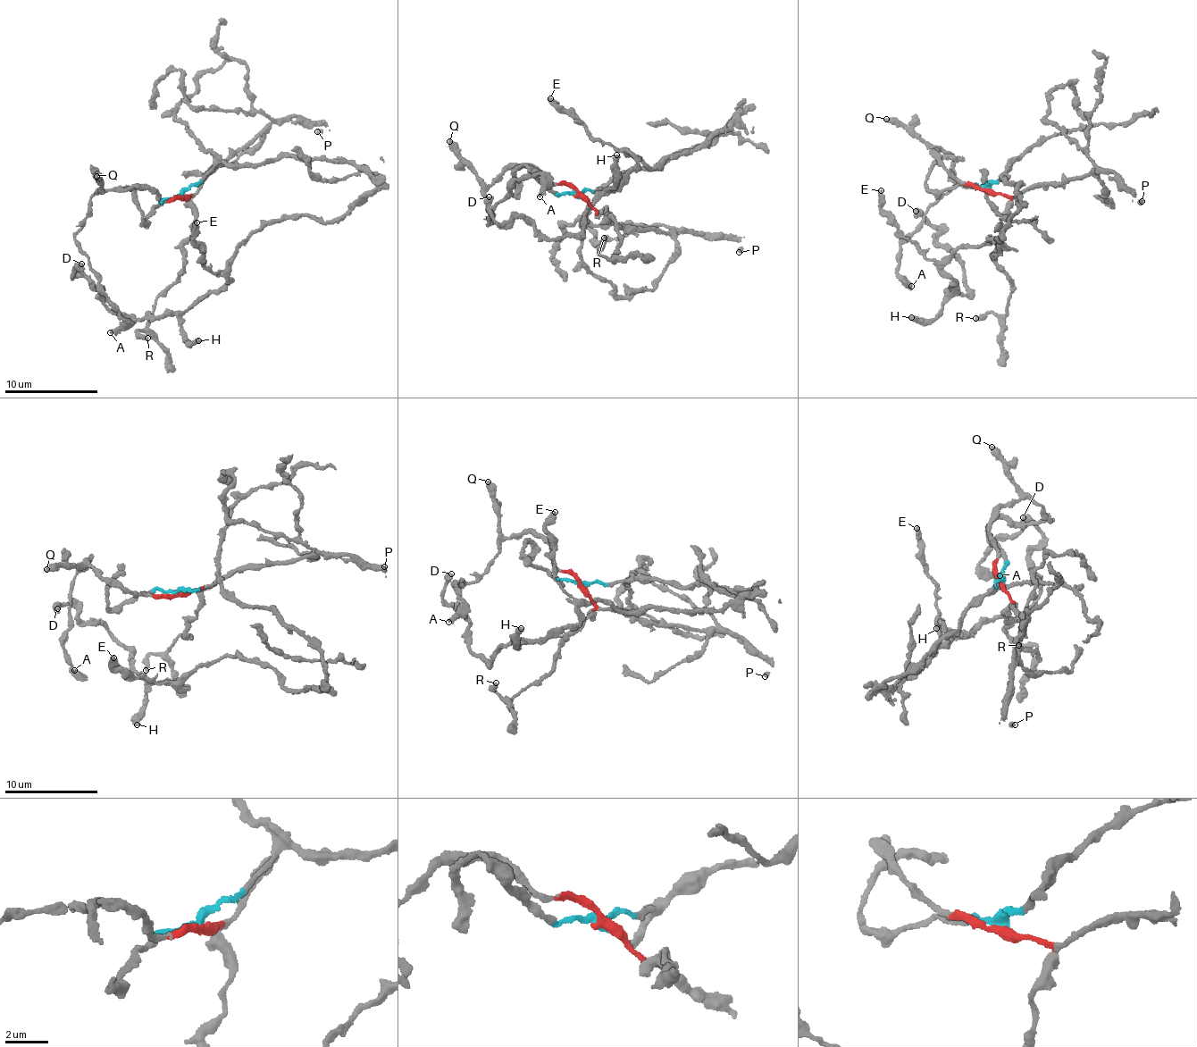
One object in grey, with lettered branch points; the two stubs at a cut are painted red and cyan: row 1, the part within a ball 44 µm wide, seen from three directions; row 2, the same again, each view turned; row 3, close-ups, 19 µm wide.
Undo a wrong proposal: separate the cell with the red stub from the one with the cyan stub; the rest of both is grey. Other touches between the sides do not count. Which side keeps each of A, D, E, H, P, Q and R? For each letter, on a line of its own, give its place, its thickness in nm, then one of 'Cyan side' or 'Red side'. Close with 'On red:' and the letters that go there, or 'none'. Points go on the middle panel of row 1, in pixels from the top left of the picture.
A: Place: (539, 196). Thickness 360 nm. Red side
D: Place: (489, 196). Thickness 550 nm. Cyan side
E: Place: (550, 98). Thickness 360 nm. Cyan side
H: Place: (616, 154). Thickness 400 nm. Cyan side
P: Place: (739, 252). Thickness 300 nm. Red side
Q: Place: (449, 141). Thickness 500 nm. Red side
R: Place: (604, 238). Thickness 320 nm. Red side
On red: A, P, Q, R

